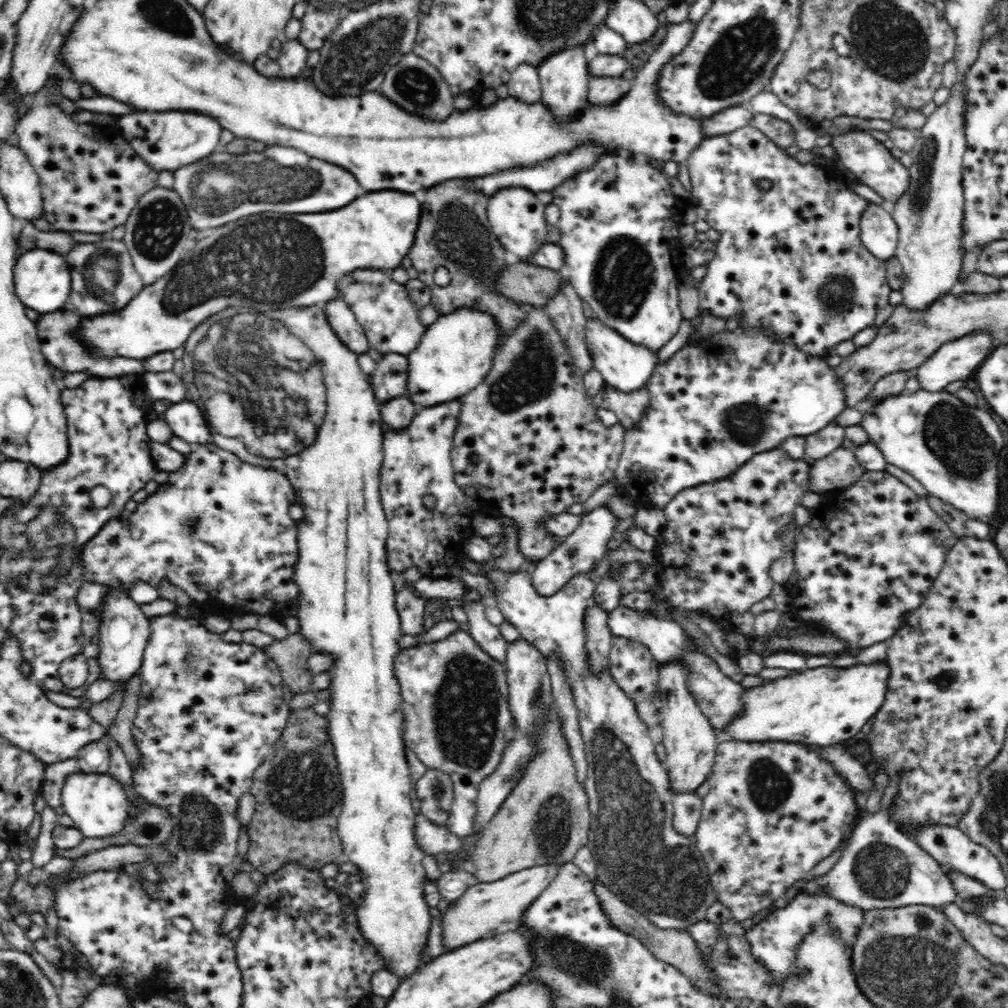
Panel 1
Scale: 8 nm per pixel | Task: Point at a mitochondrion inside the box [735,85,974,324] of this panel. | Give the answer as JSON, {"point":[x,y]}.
{"point":[930,150]}

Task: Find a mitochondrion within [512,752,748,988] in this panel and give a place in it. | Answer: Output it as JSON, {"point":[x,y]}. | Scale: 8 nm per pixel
{"point":[553,829]}

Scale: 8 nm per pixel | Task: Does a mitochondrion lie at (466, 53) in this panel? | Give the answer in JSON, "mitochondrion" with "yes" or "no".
{"mitochondrion":"no"}

